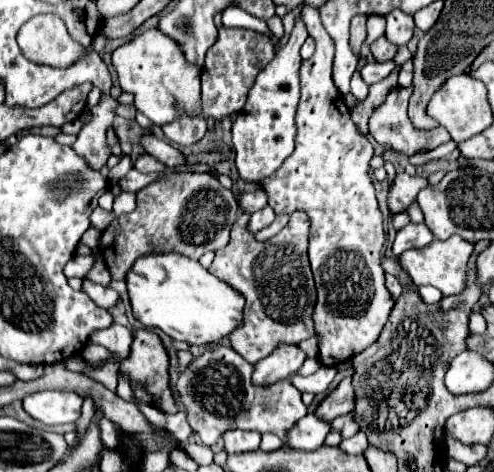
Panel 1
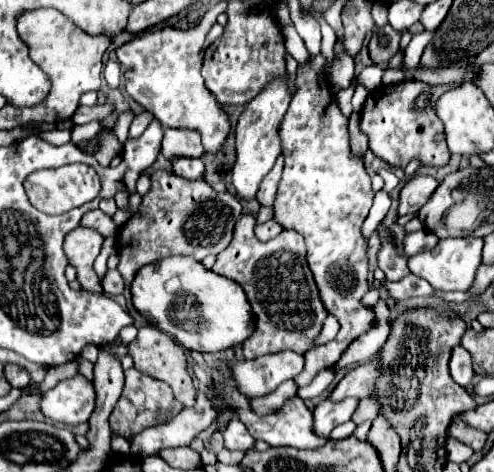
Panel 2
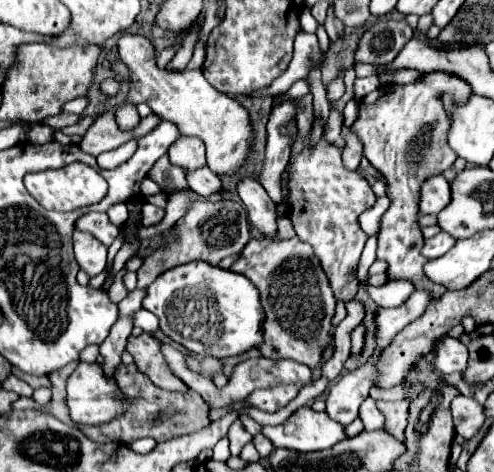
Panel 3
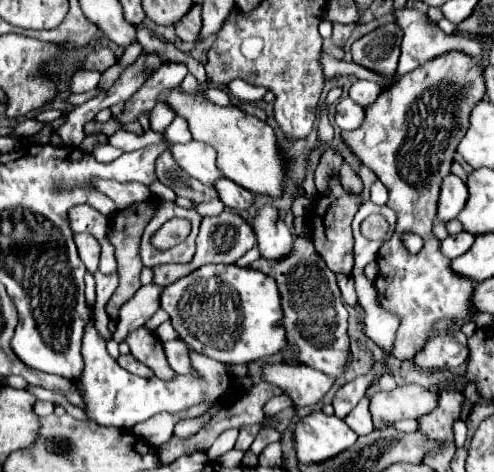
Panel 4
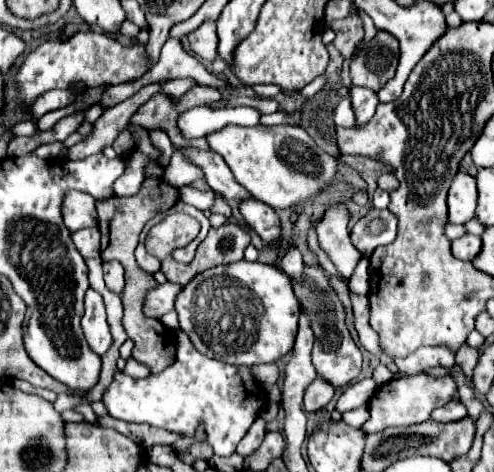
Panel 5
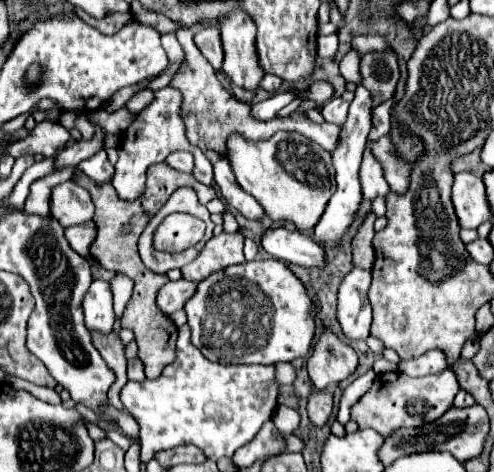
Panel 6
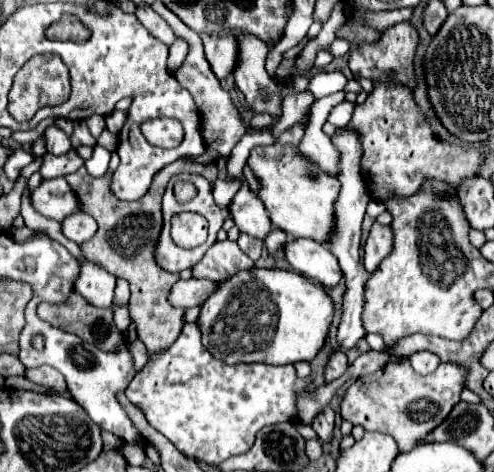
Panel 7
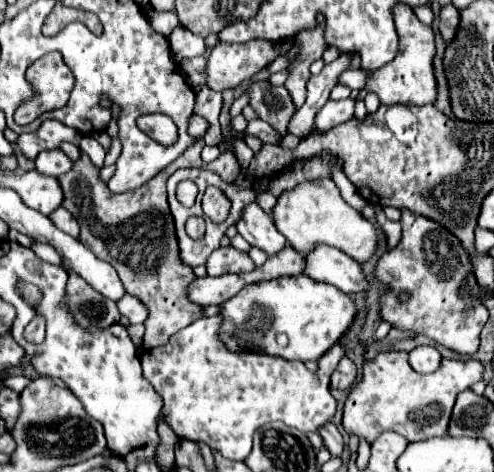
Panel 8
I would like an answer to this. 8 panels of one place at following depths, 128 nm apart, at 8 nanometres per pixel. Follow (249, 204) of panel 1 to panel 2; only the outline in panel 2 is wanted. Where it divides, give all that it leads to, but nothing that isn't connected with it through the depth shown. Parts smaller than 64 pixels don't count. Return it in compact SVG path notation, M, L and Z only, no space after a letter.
M278 156L274 168L264 176L264 180L260 184L260 192L256 196L256 200L260 202L260 206L272 206L274 204L278 182L280 182L280 174L282 174L282 166L284 166L284 158Z

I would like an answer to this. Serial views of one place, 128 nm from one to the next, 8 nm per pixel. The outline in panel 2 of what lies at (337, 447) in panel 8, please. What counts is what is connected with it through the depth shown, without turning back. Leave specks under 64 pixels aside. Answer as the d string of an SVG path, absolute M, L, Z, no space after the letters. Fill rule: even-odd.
M278 352L274 356L260 356L256 360L242 360L232 364L232 378L244 396L266 396L274 392L284 380L294 378L304 368L304 356L296 352ZM198 398L192 408L184 408L176 420L168 420L168 424L148 428L140 432L140 436L132 438L132 454L134 456L150 456L164 448L188 446L196 432L202 432L216 418L216 408L210 398Z

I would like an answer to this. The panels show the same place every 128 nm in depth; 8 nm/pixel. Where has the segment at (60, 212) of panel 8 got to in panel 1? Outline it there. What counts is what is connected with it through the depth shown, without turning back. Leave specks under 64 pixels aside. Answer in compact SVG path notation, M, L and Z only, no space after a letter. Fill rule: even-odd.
M88 228L88 230L82 234L80 244L84 244L84 246L88 246L88 248L96 250L96 248L100 246L100 232L98 232L96 228ZM88 278L82 280L82 290L84 290L100 308L106 308L106 310L110 310L110 308L116 304L116 300L118 300L118 292L116 292L116 290L106 288L106 286L100 286L100 284L94 284L94 282L90 282Z

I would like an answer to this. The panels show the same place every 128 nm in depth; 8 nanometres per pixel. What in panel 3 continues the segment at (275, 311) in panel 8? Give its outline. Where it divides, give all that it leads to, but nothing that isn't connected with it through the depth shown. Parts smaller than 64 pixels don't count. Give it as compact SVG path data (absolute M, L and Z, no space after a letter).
M188 262L160 274L148 286L144 308L160 318L160 330L170 340L198 356L240 356L264 342L264 310L258 288L246 276L206 262Z

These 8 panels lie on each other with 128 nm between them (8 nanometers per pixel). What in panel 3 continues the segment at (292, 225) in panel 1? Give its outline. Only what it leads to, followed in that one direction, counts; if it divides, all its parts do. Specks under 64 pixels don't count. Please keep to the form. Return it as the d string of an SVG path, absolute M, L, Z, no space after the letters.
M252 238L240 254L240 260L230 268L248 276L258 288L266 312L262 356L272 360L290 358L316 368L322 352L332 346L332 318L336 314L336 298L320 260L314 256L312 246L298 238L268 244L268 240Z

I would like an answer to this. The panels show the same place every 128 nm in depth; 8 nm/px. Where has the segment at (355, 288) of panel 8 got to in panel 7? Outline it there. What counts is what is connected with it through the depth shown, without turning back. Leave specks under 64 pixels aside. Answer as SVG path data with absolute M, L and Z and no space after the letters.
M288 240L288 248L284 248L284 256L288 258L290 266L314 282L332 288L336 286L344 274L336 256L328 250L328 246L316 240Z

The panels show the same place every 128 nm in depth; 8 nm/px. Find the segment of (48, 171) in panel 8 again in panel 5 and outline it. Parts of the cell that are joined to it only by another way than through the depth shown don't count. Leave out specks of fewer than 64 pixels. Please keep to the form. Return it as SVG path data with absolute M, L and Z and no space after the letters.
M148 84L140 92L136 92L136 96L124 100L124 104L116 104L116 108L104 110L104 114L94 122L92 132L70 148L68 158L82 160L92 154L100 154L106 146L112 146L118 132L122 132L128 126L128 116L132 116L132 112L136 112L136 108L140 108L158 90L160 90L160 84Z

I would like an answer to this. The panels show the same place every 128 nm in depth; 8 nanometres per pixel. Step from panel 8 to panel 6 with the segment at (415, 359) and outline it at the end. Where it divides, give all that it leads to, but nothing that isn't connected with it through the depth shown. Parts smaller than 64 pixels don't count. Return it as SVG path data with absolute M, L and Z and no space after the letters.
M440 350L426 352L416 360L400 360L400 372L408 376L428 376L446 370L446 356Z

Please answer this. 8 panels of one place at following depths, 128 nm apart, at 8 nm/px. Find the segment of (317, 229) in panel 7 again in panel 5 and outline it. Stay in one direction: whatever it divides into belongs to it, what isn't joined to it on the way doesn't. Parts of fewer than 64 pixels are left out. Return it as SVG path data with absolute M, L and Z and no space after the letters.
M230 124L228 128L222 128L222 132L214 132L212 136L206 136L208 144L214 152L218 152L224 162L228 164L228 168L232 170L234 180L244 186L256 200L272 206L274 210L286 210L286 208L296 208L306 200L316 198L322 190L326 190L332 182L332 178L336 176L338 168L336 168L336 158L328 152L324 152L314 138L302 128L302 126L252 126L252 128L244 128L244 126L234 126Z

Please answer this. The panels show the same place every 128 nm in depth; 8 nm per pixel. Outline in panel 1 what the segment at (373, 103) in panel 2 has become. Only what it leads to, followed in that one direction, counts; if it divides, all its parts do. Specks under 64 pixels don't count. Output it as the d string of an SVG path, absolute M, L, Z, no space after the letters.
M402 86L392 88L390 94L386 96L386 100L372 112L370 122L368 122L370 134L372 134L372 138L374 138L380 146L384 146L384 148L388 148L388 150L400 148L400 150L404 150L404 152L400 152L400 154L406 154L406 156L412 156L412 154L416 154L416 152L420 152L420 150L434 150L434 148L438 148L440 144L448 142L448 132L444 132L444 128L440 128L440 126L436 126L436 128L432 128L432 130L418 130L418 128L414 128L414 126L410 124L408 114L406 114L410 94L412 94L412 88L402 88Z

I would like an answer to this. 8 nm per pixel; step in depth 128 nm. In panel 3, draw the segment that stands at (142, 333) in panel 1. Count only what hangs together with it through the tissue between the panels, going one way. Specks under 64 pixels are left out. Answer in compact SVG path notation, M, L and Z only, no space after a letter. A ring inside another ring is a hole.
M150 334L130 336L126 350L132 354L140 372L144 372L156 386L170 392L188 392L188 386L168 368L162 352L160 340ZM187 355L187 362L191 370L195 372L205 372L205 375L209 378L211 378L214 373L223 372L221 360L205 357L202 361L198 362L198 360L192 356L193 355Z

